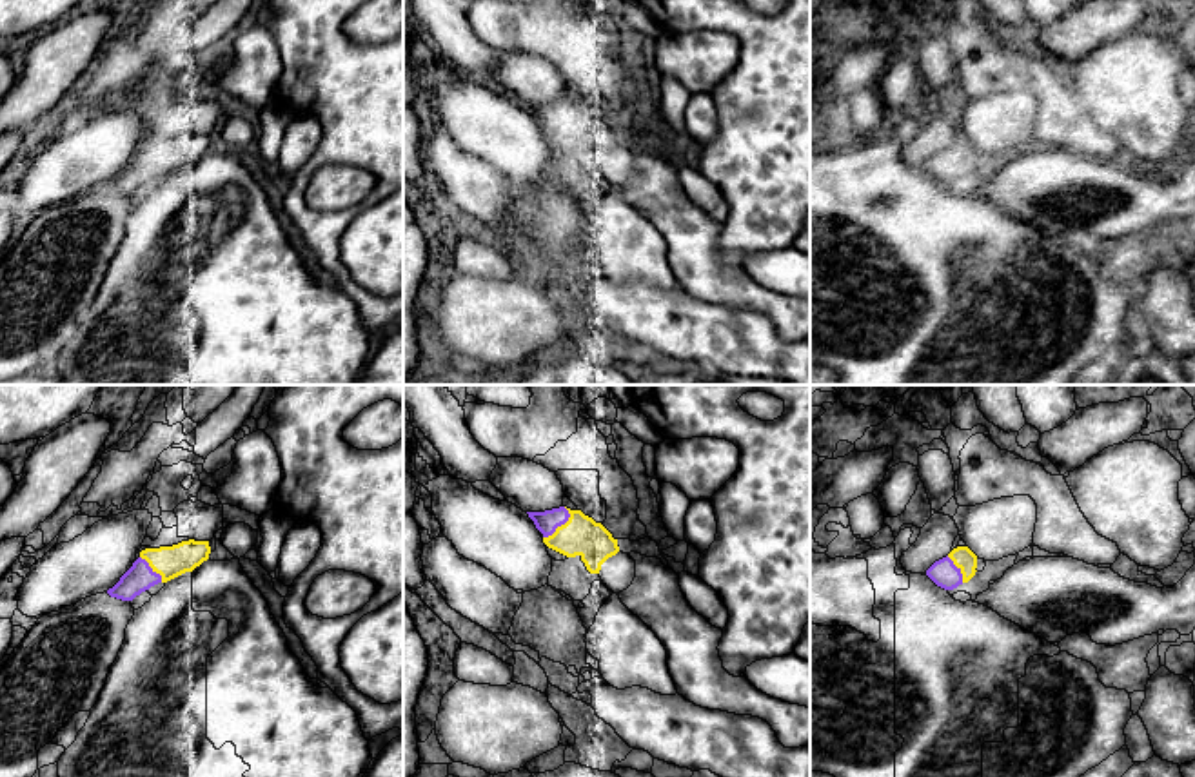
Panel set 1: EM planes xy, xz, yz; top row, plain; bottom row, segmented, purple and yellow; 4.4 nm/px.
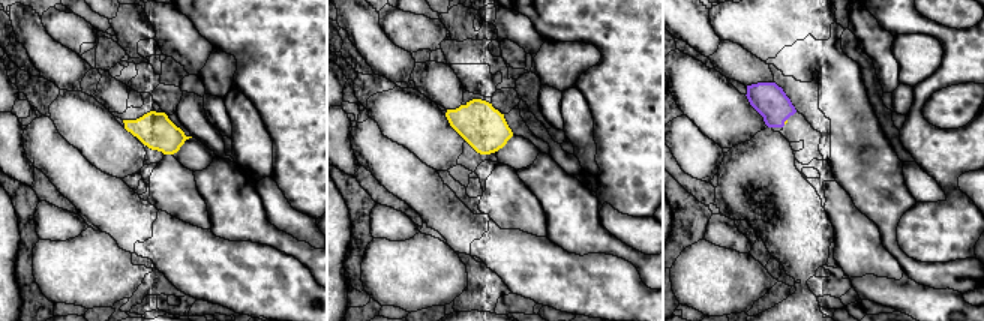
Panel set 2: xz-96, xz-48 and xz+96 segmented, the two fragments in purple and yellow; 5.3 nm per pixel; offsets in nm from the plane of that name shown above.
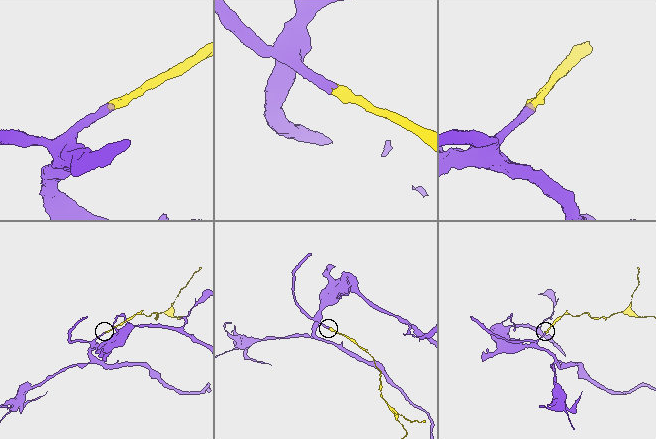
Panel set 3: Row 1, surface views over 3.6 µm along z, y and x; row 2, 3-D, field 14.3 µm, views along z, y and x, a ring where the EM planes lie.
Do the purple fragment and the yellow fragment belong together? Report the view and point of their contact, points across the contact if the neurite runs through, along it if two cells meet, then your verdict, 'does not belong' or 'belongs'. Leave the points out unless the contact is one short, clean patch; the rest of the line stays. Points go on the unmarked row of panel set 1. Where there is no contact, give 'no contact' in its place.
xz (562, 117) | across xz (547, 115), (562, 117), (572, 127), (582, 129) | belongs

